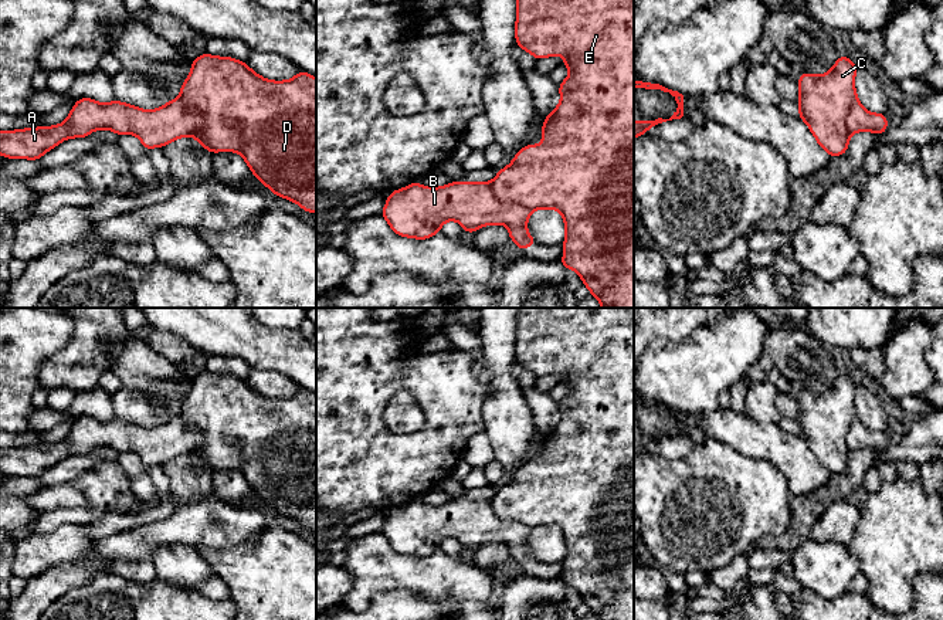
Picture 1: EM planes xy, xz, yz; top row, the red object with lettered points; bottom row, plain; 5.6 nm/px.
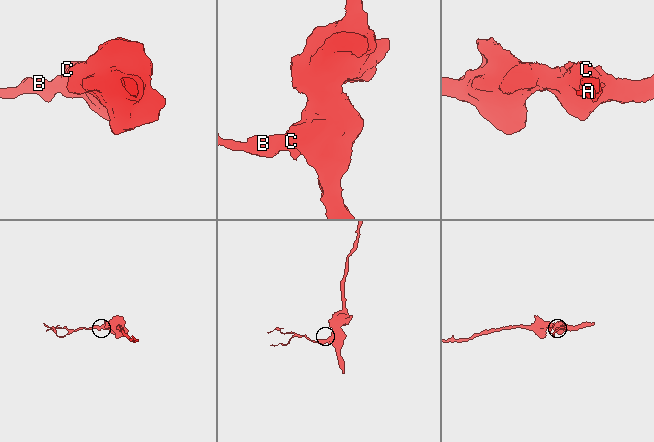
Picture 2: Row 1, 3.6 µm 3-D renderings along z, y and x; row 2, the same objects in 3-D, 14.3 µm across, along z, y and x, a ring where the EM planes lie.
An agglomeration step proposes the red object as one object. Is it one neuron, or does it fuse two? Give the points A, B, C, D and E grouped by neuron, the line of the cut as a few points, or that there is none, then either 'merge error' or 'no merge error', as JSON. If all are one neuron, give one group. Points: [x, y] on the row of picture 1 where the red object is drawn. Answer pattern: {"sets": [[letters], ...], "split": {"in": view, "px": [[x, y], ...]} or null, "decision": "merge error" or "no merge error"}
{"sets": [["A", "B"], ["C", "D", "E"]], "split": {"in": "xy", "px": [[179, 97], [200, 115], [202, 128], [197, 132]]}, "decision": "merge error"}

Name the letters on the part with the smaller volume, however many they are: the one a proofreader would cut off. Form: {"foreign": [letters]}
{"foreign": ["A", "B"]}

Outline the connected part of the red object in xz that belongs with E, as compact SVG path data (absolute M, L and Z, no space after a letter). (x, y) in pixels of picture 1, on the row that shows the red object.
M516 0L515 38L519 48L529 51L536 60L563 55L570 75L559 84L560 104L546 118L540 132L543 145L526 145L509 166L501 169L491 182L492 193L503 203L519 204L530 211L537 209L559 210L564 218L562 268L573 268L597 297L601 308L634 308L634 0Z

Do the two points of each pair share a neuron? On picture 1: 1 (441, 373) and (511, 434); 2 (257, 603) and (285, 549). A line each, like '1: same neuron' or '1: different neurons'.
1: different neurons
2: same neuron

